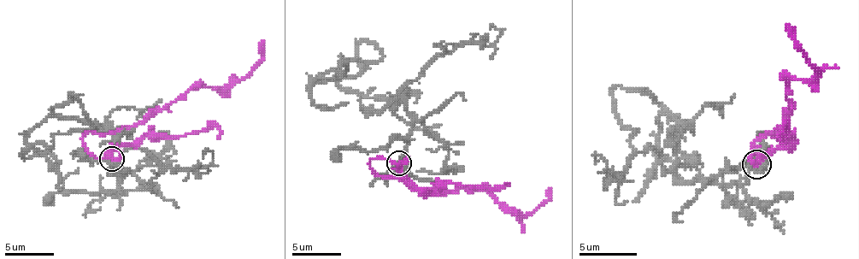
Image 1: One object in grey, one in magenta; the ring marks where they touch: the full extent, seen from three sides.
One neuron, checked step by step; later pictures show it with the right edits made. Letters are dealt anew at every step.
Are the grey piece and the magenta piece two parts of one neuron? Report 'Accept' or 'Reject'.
Reject

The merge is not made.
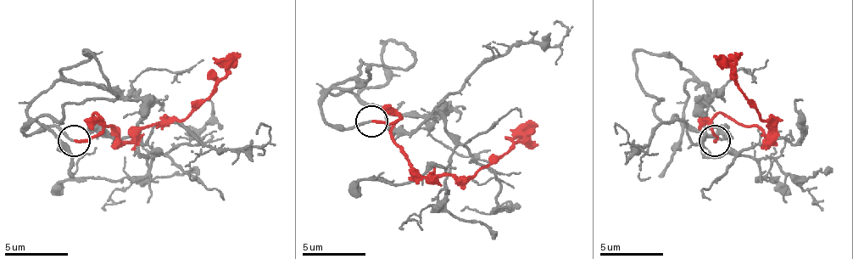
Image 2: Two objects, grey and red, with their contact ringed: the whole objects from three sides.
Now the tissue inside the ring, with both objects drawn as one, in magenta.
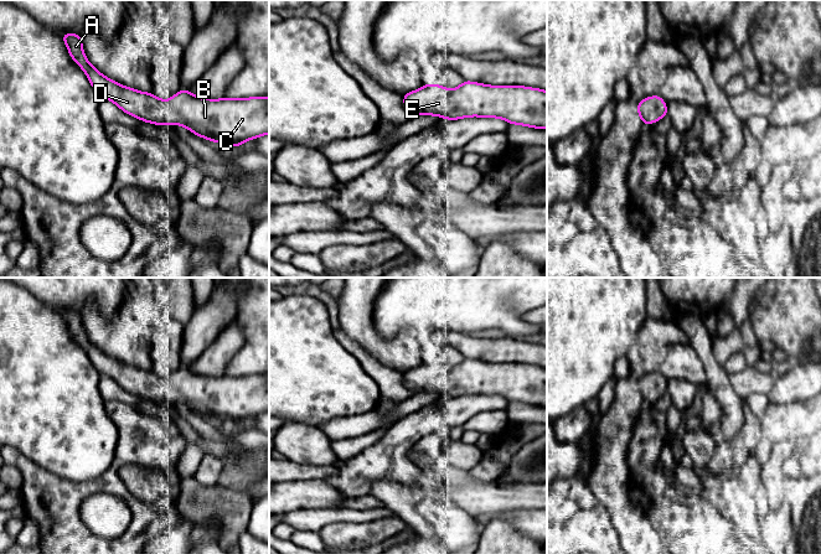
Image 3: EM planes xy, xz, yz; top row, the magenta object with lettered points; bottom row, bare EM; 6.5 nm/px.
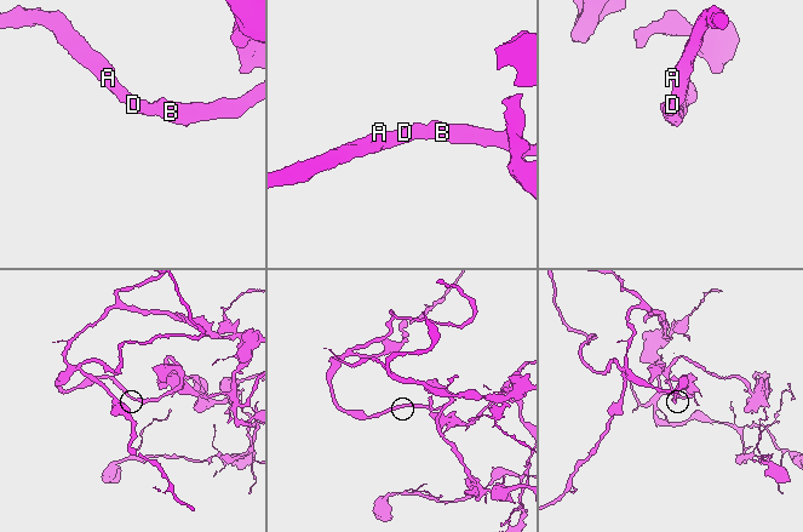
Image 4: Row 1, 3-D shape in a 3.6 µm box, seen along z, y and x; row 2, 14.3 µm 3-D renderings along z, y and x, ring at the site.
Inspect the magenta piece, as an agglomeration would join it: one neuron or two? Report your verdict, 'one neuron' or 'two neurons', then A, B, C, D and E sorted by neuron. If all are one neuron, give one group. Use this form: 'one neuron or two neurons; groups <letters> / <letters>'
one neuron; groups A B C D E

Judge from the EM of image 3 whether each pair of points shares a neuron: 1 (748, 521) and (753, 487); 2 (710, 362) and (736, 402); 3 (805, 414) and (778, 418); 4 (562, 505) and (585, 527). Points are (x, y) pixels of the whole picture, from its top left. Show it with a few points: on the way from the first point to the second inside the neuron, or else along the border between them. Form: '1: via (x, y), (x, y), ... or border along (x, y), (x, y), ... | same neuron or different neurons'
1: border along (733, 475), (749, 492), (755, 495) | different neurons
2: via (713, 372), (717, 383), (726, 392) | same neuron
3: via (799, 418), (784, 418) | same neuron
4: border along (579, 508), (559, 523) | different neurons

